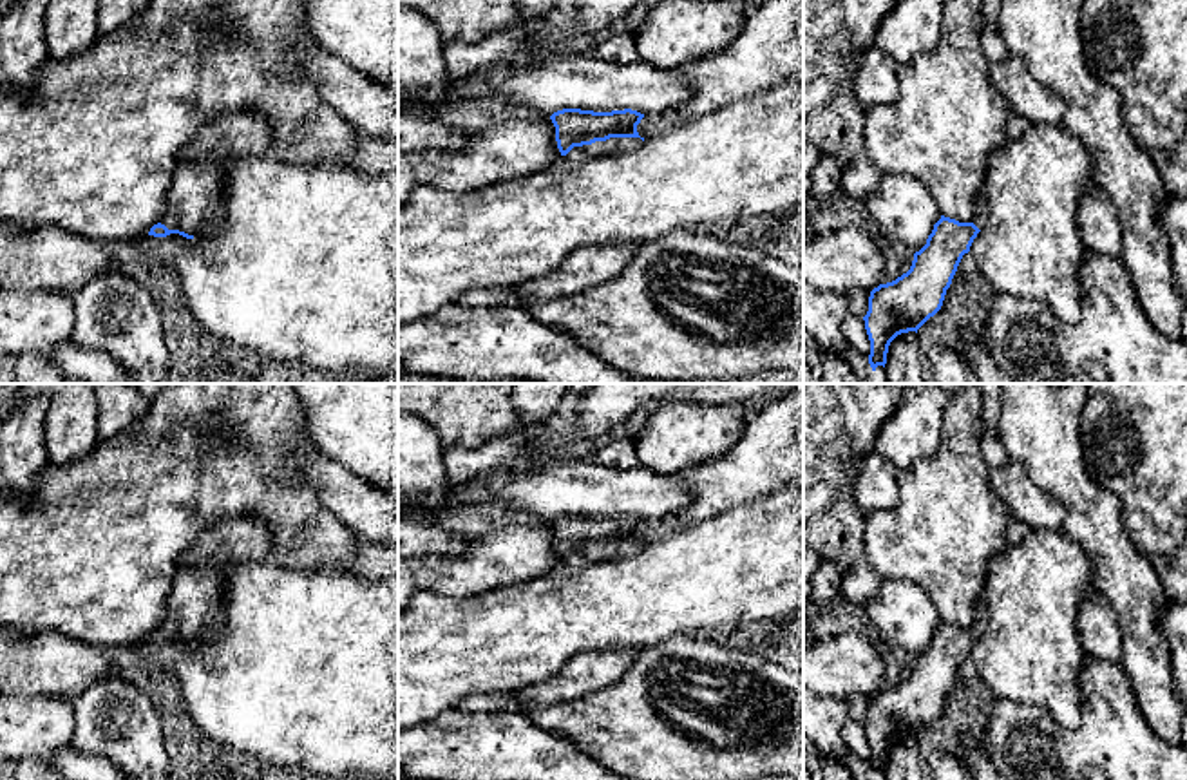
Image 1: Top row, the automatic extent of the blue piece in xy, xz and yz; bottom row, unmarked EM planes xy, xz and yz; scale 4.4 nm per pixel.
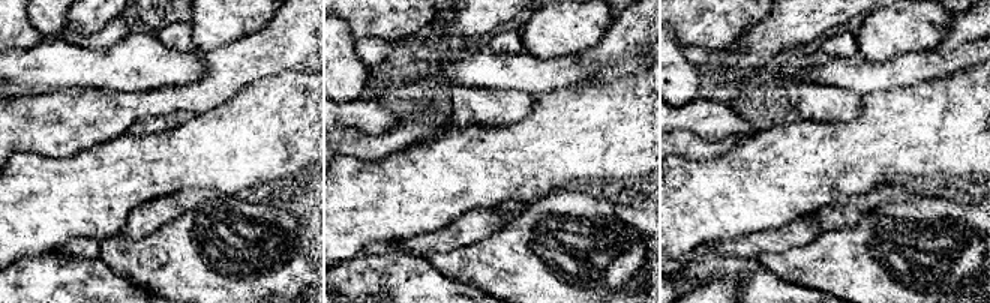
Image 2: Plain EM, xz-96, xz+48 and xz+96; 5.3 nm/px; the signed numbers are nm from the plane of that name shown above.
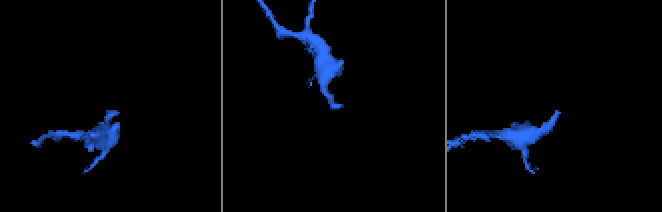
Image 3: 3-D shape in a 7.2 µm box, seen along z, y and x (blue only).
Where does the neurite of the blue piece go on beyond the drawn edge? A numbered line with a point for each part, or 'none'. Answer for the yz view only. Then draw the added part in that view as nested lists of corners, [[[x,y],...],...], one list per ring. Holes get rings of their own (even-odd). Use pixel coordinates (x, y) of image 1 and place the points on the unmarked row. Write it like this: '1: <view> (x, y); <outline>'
1: yz (979, 625); [[[983,599],[977,604],[977,619],[975,619],[973,626],[972,626],[979,635],[984,632],[988,617],[990,617],[990,614],[988,614],[986,603]]]

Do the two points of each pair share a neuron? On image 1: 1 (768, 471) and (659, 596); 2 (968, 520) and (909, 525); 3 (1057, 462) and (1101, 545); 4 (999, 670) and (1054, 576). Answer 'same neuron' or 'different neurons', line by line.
1: different neurons
2: same neuron
3: same neuron
4: same neuron

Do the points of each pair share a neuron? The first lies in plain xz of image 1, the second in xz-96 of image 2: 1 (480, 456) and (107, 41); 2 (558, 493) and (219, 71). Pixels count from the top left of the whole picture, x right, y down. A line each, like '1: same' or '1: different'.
1: same
2: different

